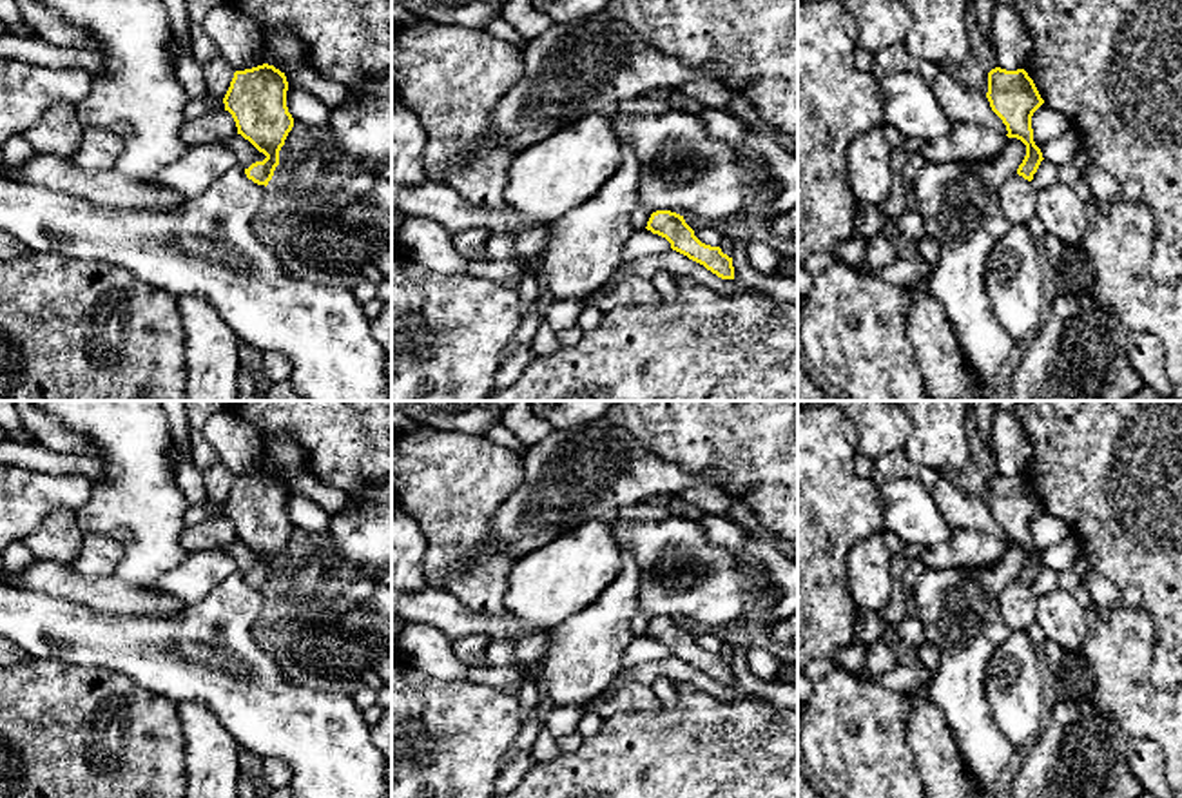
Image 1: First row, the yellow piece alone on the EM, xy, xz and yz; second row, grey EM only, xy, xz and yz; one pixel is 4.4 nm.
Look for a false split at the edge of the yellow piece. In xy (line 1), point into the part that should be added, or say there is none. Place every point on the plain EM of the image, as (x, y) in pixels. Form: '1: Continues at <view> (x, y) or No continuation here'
1: No continuation here

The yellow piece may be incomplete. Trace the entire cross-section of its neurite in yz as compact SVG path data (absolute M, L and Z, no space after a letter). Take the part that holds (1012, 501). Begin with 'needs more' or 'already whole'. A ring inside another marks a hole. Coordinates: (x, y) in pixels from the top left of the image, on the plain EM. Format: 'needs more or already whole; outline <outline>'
already whole; outline M995 473L988 479L988 499L992 517L1003 526L1008 544L1017 544L1026 551L1026 562L1017 580L1032 588L1042 564L1033 548L1032 522L1044 510L1033 486L1024 475L1006 477Z

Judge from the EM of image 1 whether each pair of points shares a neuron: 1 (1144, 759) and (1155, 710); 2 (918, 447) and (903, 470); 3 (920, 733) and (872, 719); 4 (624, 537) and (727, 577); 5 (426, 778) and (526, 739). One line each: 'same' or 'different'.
1: different
2: different
3: different
4: same
5: different

